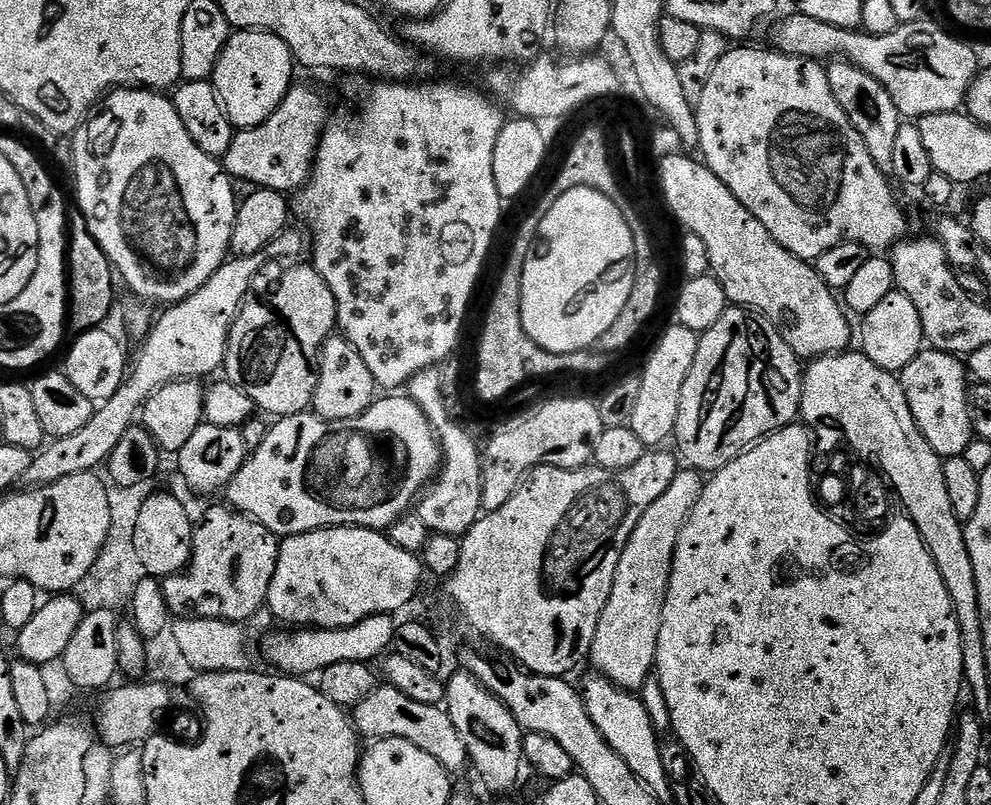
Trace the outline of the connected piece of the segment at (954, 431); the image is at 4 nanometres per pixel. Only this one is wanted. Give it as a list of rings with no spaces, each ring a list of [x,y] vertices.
[[[925,350],[906,366],[898,376],[904,388],[906,402],[916,419],[918,430],[930,442],[941,458],[962,456],[974,439],[972,405],[970,403],[970,373],[965,361],[950,352]]]

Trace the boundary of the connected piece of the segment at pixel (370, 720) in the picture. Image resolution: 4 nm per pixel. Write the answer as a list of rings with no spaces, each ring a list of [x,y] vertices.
[[[378,686],[370,698],[356,705],[354,723],[365,737],[399,738],[426,750],[426,754],[438,758],[438,762],[442,762],[442,766],[448,769],[449,773],[457,774],[456,772],[462,771],[464,767],[469,767],[468,747],[447,711],[435,704],[414,702],[414,698],[406,695],[401,688]]]

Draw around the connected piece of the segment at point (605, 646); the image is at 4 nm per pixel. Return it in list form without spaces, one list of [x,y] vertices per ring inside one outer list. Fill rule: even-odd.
[[[696,470],[677,471],[674,482],[666,486],[666,494],[642,514],[638,526],[630,534],[630,542],[626,542],[626,550],[622,550],[622,558],[618,562],[618,570],[614,574],[614,586],[610,590],[610,598],[606,602],[606,610],[602,610],[602,618],[598,624],[596,641],[592,643],[590,653],[591,663],[596,663],[601,673],[613,680],[615,684],[629,690],[640,690],[648,680],[648,675],[653,675],[656,663],[656,647],[658,634],[662,626],[662,610],[666,606],[668,587],[672,578],[672,563],[676,554],[676,547],[680,542],[680,535],[688,525],[692,511],[698,506],[700,495],[703,494],[706,480]]]

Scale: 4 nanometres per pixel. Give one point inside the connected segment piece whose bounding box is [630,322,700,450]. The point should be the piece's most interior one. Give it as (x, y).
(654, 420)

